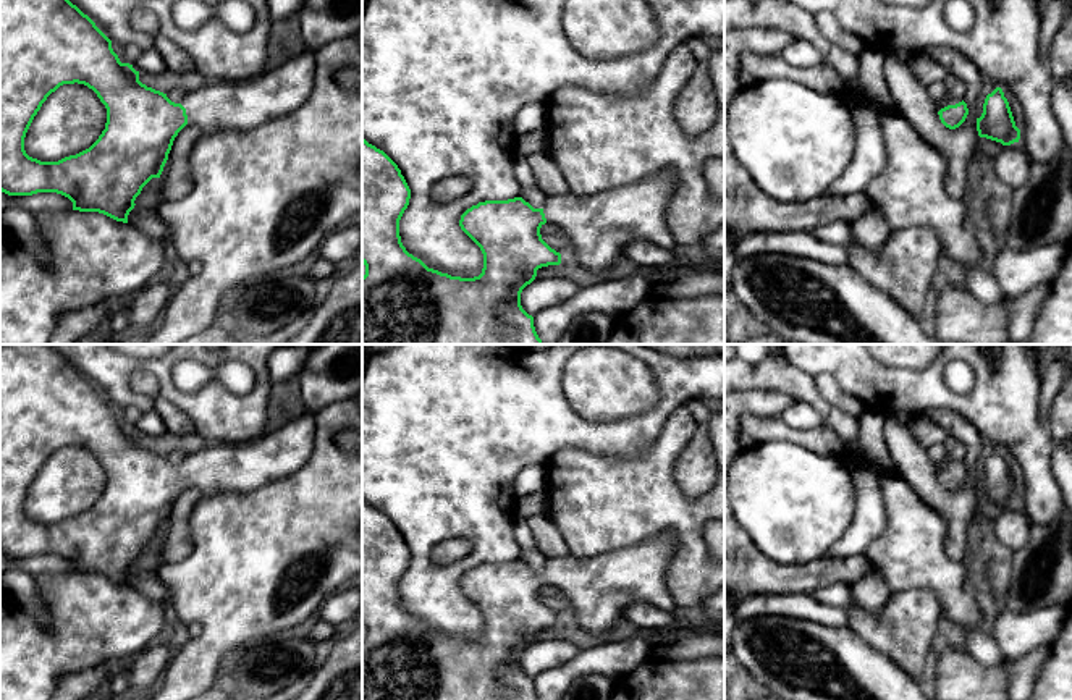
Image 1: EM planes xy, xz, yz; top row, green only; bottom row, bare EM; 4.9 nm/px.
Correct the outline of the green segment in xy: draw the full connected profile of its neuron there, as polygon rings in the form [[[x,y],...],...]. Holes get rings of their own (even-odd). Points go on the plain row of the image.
[[[0,344],[0,553],[8,558],[57,555],[73,564],[73,572],[99,574],[128,585],[136,559],[152,540],[160,540],[173,503],[188,485],[197,487],[202,496],[254,491],[299,470],[312,456],[315,432],[315,412],[306,411],[298,419],[251,441],[192,449],[179,466],[175,466],[167,456],[142,446],[139,433],[120,424],[112,403],[53,344]],[[74,445],[92,451],[105,467],[105,491],[89,511],[58,524],[29,519],[24,512],[24,500],[34,479],[52,454]]]

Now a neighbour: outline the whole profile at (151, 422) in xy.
[[[155,409],[142,412],[141,419],[133,427],[133,430],[139,435],[152,435],[152,436],[160,436],[167,433],[167,427]]]

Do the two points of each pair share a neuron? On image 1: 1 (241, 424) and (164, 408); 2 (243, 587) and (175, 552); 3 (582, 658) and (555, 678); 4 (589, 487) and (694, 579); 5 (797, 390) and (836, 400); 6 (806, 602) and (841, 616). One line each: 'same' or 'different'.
1: different
2: different
3: same
4: same
5: different
6: same

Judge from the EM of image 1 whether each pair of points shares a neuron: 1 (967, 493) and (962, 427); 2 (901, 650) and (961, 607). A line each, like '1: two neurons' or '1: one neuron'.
1: one neuron
2: two neurons

